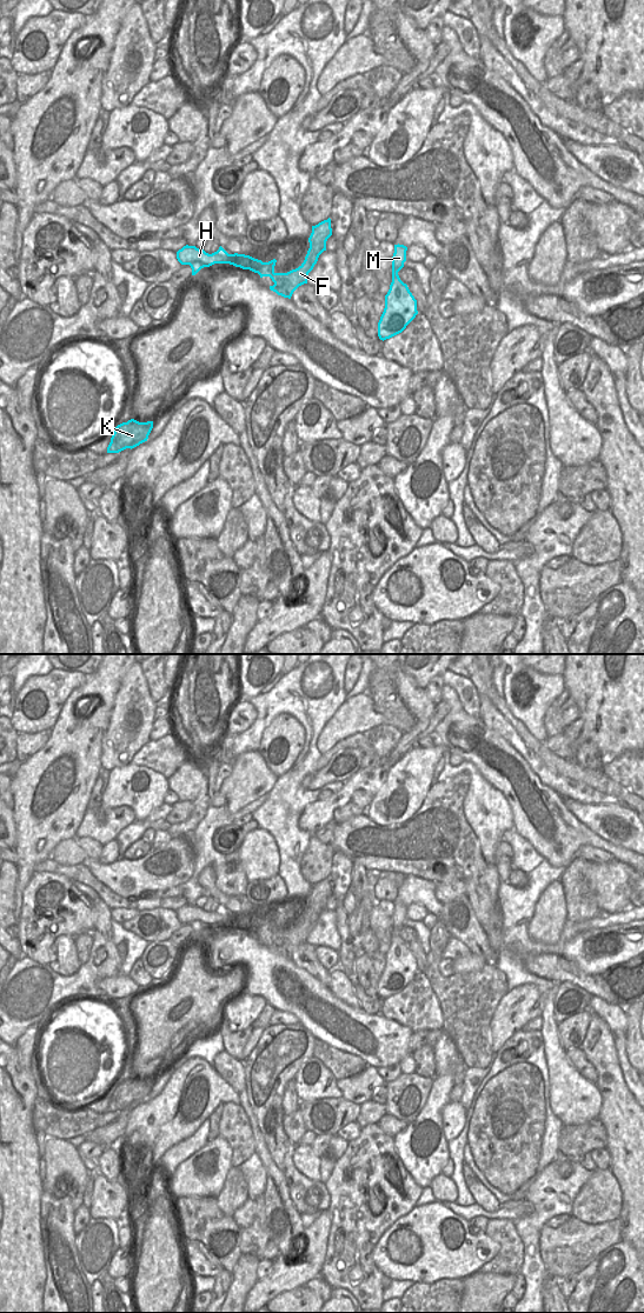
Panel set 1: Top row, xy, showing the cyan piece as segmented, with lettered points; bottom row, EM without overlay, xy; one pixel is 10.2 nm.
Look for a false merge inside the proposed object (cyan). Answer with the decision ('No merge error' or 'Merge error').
No merge error

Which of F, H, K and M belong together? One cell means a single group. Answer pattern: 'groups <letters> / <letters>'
groups F H K M

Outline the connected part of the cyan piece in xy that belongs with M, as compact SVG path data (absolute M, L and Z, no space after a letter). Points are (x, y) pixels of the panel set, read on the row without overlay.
M394 904L392 941L385 954L385 967L378 981L378 995L383 1000L401 992L418 973L417 959L398 934L406 920L406 909L406 905Z

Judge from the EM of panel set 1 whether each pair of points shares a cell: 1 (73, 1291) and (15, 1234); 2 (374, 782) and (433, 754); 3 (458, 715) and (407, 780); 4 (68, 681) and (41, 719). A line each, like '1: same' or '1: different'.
1: different
2: different
3: different
4: same

